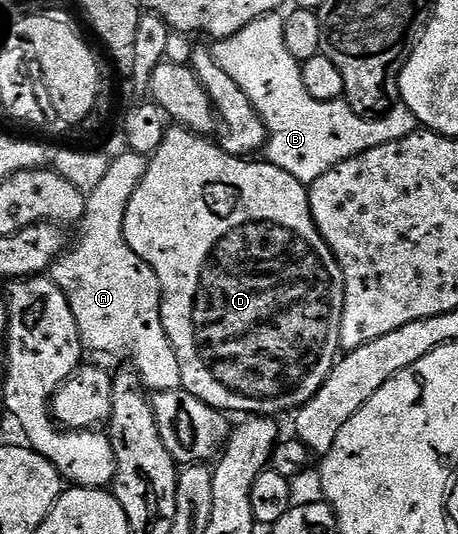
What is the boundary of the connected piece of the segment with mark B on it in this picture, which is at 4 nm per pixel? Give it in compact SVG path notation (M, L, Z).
M264 16L231 34L226 40L218 40L211 51L215 62L223 66L228 76L247 94L251 106L263 118L269 138L265 141L263 156L268 163L279 166L291 174L300 184L315 183L327 170L339 166L339 162L363 154L375 146L401 140L418 129L411 110L394 106L390 112L376 118L357 116L344 99L316 100L307 94L303 86L301 64L291 58L287 42L283 38L285 16Z

